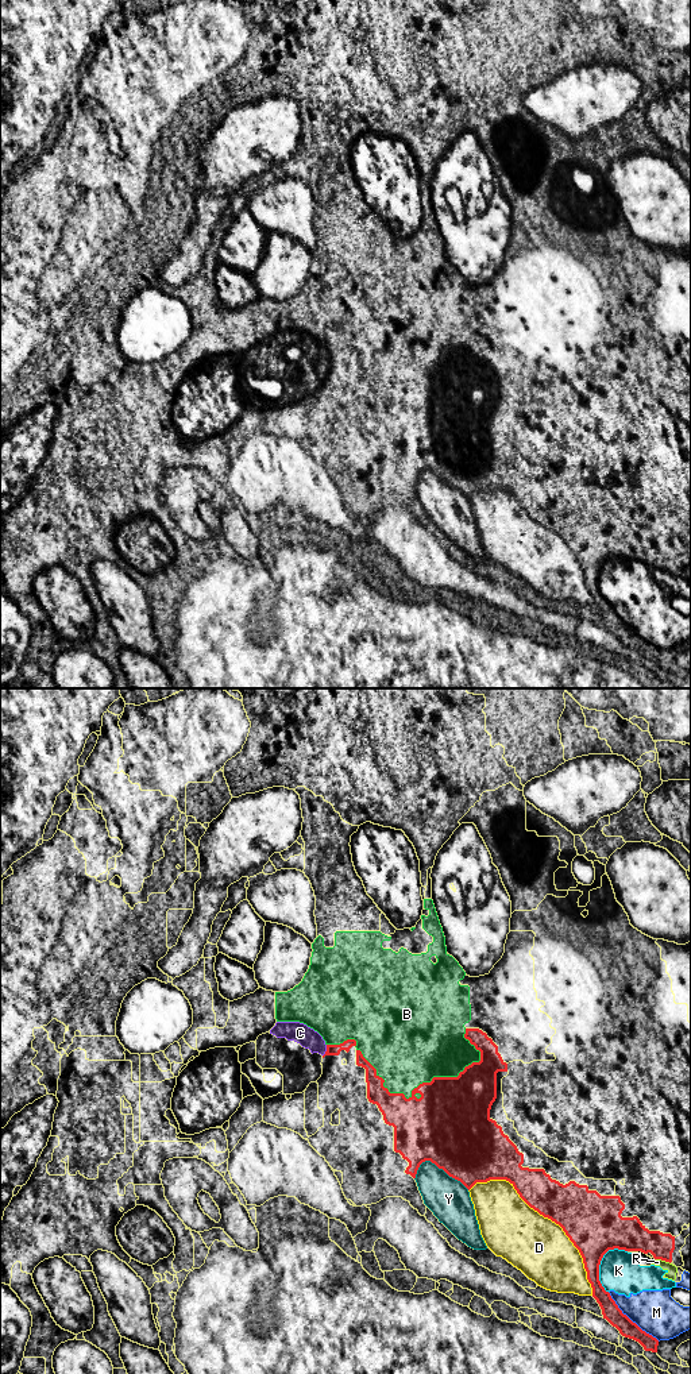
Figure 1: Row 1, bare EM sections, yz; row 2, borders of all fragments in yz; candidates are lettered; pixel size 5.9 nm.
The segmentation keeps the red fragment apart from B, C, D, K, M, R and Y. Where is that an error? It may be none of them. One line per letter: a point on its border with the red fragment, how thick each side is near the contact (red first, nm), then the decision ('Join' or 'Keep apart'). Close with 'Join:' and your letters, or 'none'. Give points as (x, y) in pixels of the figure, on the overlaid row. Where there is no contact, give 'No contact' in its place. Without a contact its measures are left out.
B: Touches red at yz (412, 1091). Thickness 380 nm (red) against 440 nm. Join
C: Touches red at yz (327, 1050). Thickness 60 nm (red) against 120 nm. Keep apart
D: Touches red at yz (547, 1216). Thickness 320 nm (red) against 360 nm. Keep apart
K: Touches red at yz (599, 1263). Thickness 340 nm (red) against 240 nm. Keep apart
M: Touches red at yz (629, 1319). Thickness 110 nm (red) against 260 nm. Keep apart
R: Touches red at yz (663, 1259). Thickness 190 nm (red) against 60 nm. Keep apart
Y: Touches red at yz (440, 1168). Thickness 480 nm (red) against 240 nm. Keep apart
Join: B

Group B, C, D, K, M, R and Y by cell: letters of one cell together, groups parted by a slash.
B / C / D / K M R / Y

